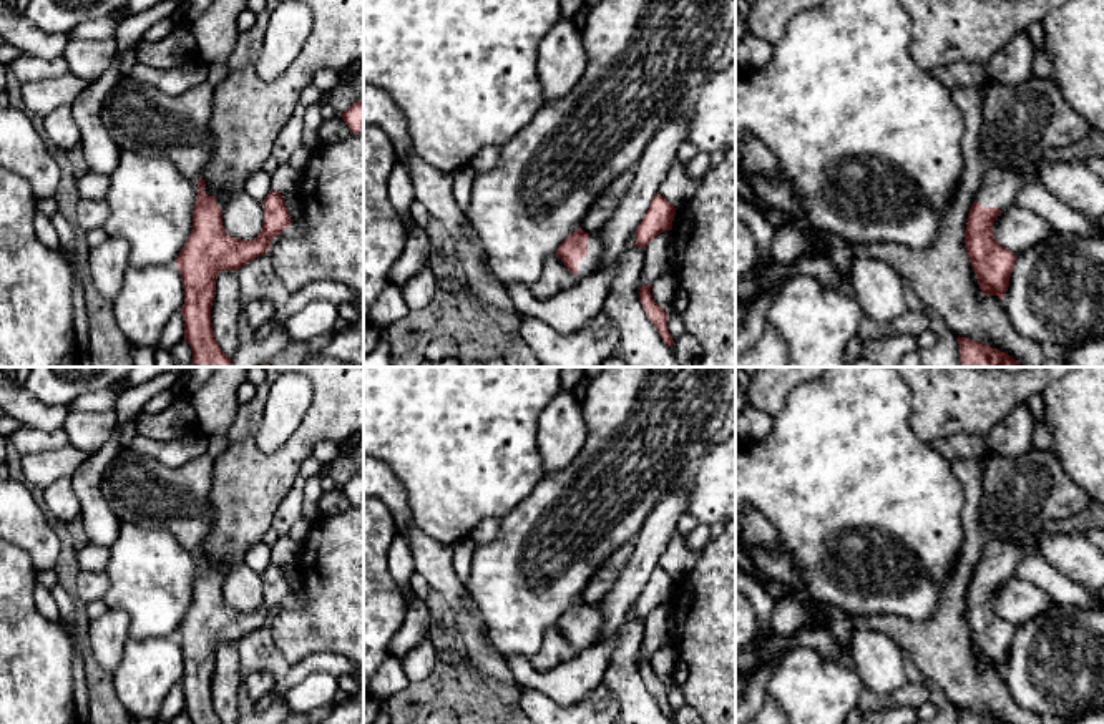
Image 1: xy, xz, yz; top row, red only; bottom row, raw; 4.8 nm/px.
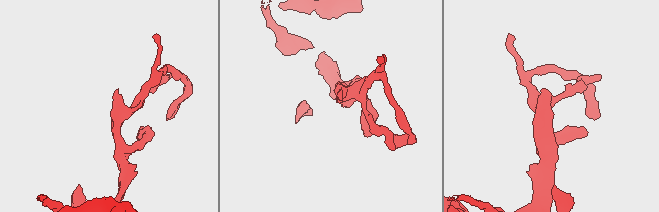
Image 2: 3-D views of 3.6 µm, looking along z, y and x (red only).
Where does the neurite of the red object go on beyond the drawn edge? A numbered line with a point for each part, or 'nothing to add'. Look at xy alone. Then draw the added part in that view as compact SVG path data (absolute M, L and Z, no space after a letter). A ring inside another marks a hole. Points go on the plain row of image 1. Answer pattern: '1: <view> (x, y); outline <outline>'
1: xy (221, 572); outline M206 558L204 565L206 565L208 568L214 568L214 570L216 570L216 575L217 575L221 585L222 585L229 570L227 570L226 566L217 566L217 565L214 565L214 563L212 563L211 560L208 560L208 558Z

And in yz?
1: yz (1000, 558); outline M986 538L986 548L981 551L975 573L983 580L998 580L1001 583L1016 576L1018 565L1028 556L1028 551L1006 540Z

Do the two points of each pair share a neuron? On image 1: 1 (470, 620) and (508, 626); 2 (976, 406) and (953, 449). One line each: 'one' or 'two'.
1: two
2: two

